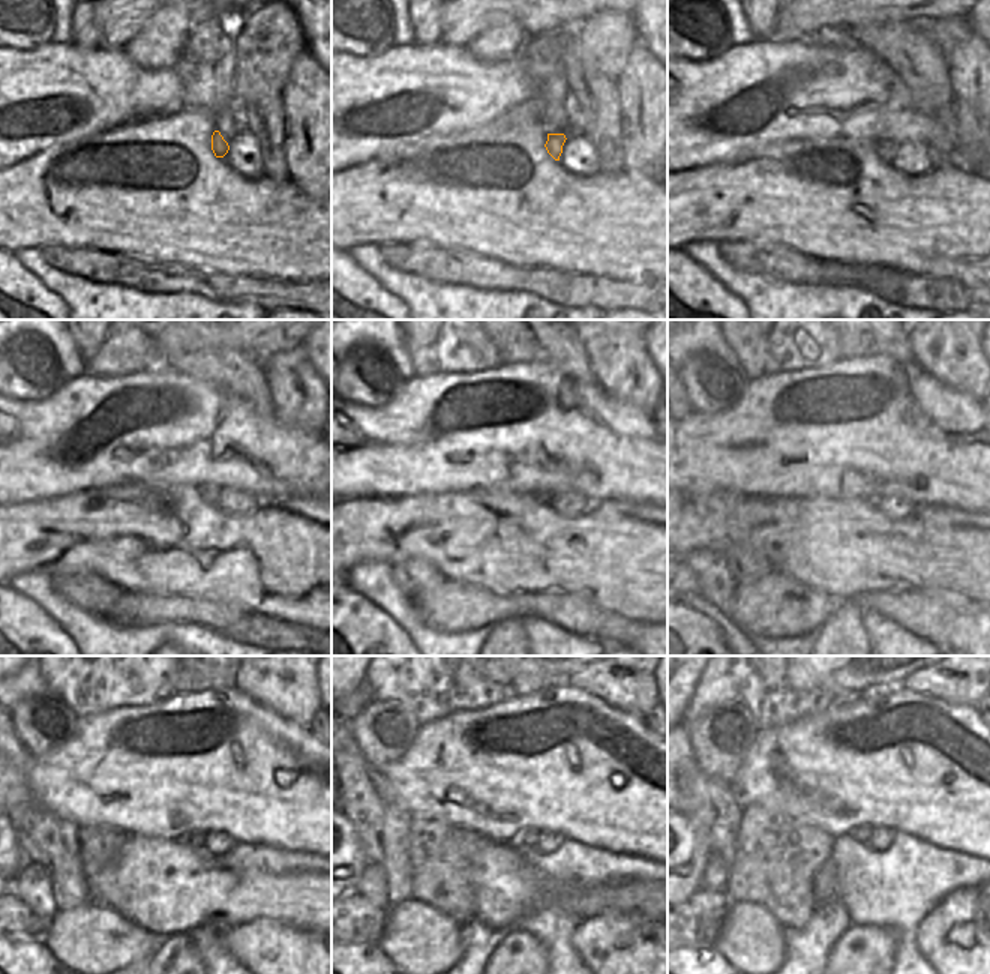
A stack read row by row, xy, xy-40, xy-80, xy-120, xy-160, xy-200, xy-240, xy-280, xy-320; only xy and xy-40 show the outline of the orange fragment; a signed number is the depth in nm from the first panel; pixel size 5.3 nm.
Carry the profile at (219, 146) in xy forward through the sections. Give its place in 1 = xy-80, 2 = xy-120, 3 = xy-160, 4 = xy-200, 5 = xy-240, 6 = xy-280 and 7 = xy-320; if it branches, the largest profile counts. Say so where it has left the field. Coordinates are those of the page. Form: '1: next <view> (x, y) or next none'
1: next xy-80 (885, 149)
2: next xy-120 (209, 493)
3: next xy-160 (540, 497)
4: next xy-200 (873, 499)
5: next xy-240 (195, 839)
6: next xy-280 (528, 838)
7: next xy-320 (861, 835)

